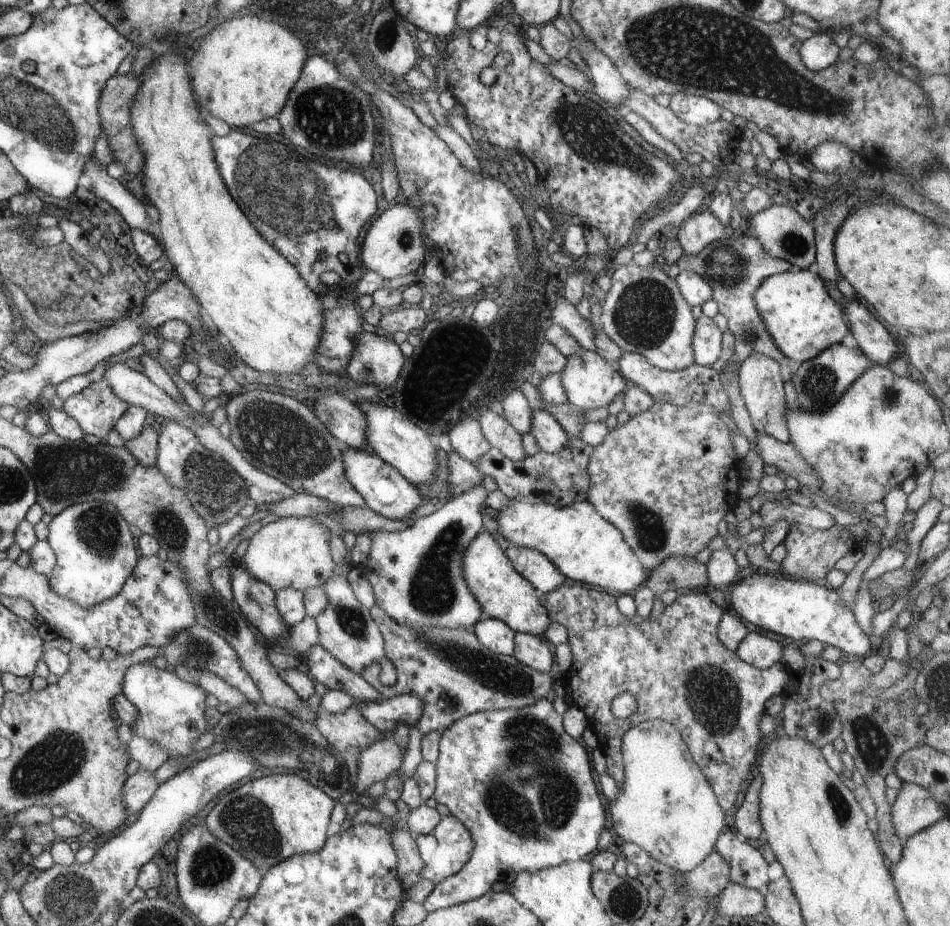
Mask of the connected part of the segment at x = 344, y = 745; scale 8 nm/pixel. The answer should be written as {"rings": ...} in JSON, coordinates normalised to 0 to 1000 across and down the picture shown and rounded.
{"rings":[[[375,761],[358,771],[347,771],[337,763],[333,773],[335,775],[329,782],[343,797],[341,805],[354,806],[362,824],[368,829],[376,825],[380,810],[404,799],[406,795],[381,773]]]}

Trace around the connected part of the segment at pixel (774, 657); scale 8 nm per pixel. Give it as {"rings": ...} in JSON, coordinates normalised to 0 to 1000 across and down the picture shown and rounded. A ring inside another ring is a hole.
{"rings":[[[787,683],[787,687],[779,693],[774,706],[788,719],[800,724],[808,722],[817,715],[822,715],[825,698],[798,683]]]}

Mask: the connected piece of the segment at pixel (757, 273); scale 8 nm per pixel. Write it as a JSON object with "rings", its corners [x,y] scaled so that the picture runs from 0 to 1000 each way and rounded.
{"rings":[[[783,248],[778,249],[777,254],[762,259],[752,259],[743,268],[737,270],[731,276],[719,274],[714,281],[716,292],[728,292],[735,298],[739,298],[749,311],[749,323],[756,328],[757,337],[766,346],[766,356],[773,363],[773,382],[764,391],[764,395],[775,397],[789,384],[789,382],[802,382],[806,387],[813,387],[821,393],[823,410],[832,413],[834,406],[840,400],[842,392],[834,390],[819,378],[817,369],[808,360],[808,354],[796,333],[794,317],[800,311],[800,307],[811,298],[837,292],[832,283],[821,281],[811,276],[811,272],[796,259],[794,255],[788,255]]]}

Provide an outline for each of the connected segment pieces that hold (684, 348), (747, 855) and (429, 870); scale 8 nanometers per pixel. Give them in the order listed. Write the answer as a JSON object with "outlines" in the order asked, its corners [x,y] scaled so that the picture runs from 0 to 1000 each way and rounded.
{"outlines":[[[[664,285],[649,287],[642,293],[642,299],[644,309],[633,327],[634,340],[629,344],[634,357],[653,374],[657,381],[678,384],[686,395],[695,400],[719,400],[732,392],[728,367],[734,347],[731,346],[728,333],[719,322],[711,302],[691,286],[679,289]]],[[[766,894],[760,898],[753,919],[768,935],[768,954],[799,962],[812,952],[808,947],[809,933],[804,924],[785,907],[779,907],[775,898],[768,898]]],[[[477,880],[469,881],[461,888],[454,900],[461,909],[461,916],[455,924],[455,931],[444,935],[444,948],[457,955],[482,944],[496,927],[499,909],[495,898]]]]}

